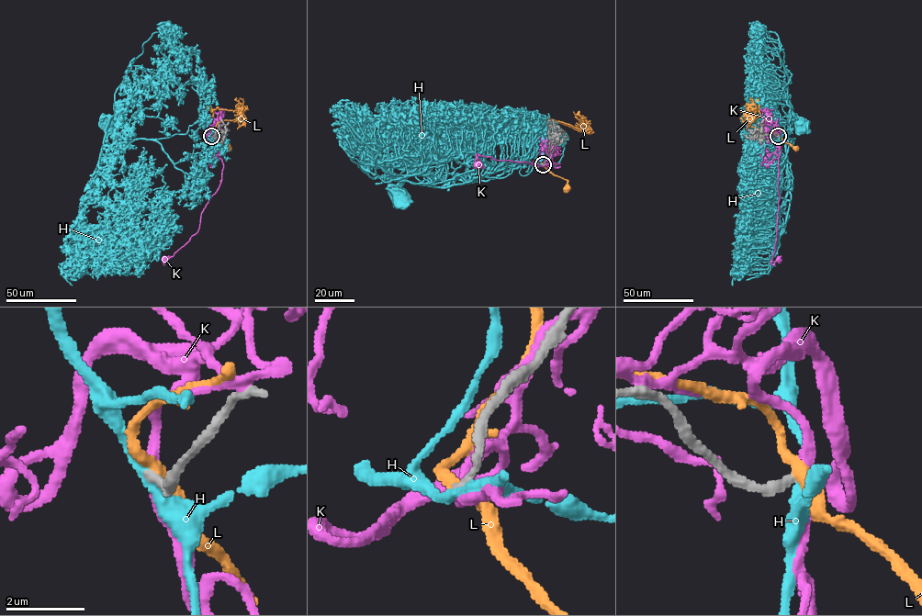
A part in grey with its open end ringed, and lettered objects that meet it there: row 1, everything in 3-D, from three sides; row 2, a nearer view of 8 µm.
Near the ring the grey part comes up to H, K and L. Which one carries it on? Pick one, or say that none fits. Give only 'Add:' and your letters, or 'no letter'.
Add: H

